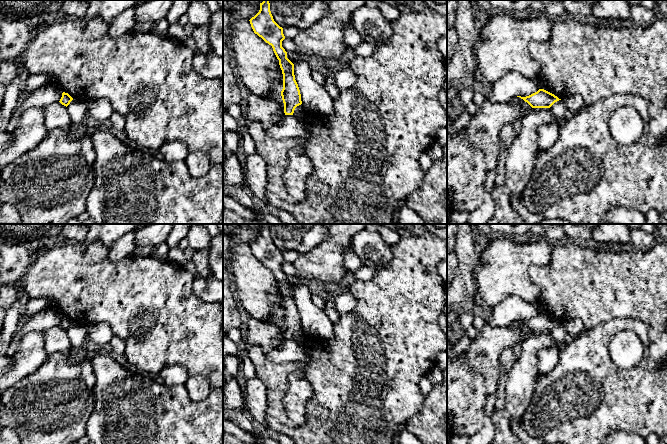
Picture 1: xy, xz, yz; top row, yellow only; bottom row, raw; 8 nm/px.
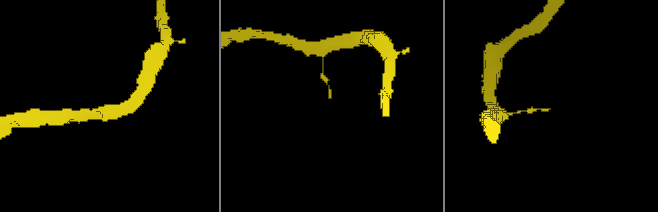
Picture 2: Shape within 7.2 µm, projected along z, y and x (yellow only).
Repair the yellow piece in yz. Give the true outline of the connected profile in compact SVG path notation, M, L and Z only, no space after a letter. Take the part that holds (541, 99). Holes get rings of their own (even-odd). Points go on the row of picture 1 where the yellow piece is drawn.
M539 89L537 92L521 97L517 96L527 102L532 108L550 108L555 102L561 100L554 94L544 90Z

